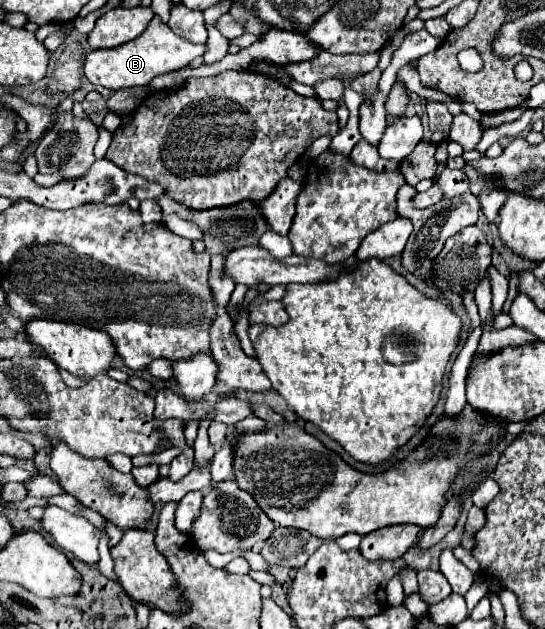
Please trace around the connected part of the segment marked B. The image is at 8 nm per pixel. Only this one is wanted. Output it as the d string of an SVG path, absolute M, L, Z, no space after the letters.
M154 16L150 26L144 30L144 34L140 34L134 42L128 42L128 44L122 44L116 48L108 48L108 50L92 50L86 56L84 74L92 84L104 86L110 90L146 86L154 76L160 76L160 74L166 74L172 70L180 70L180 68L188 66L196 56L202 56L204 52L206 52L206 44L186 42L182 36L174 34L168 28L168 24L164 24L162 20L158 20Z

